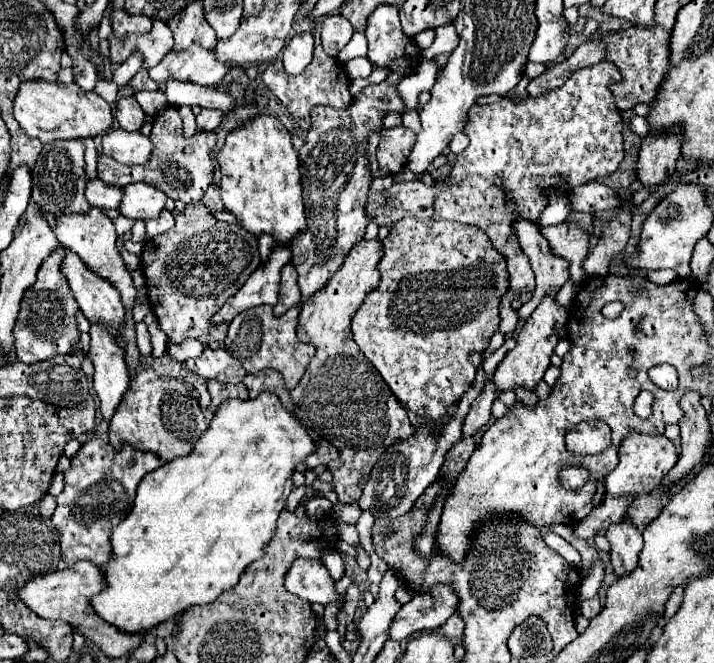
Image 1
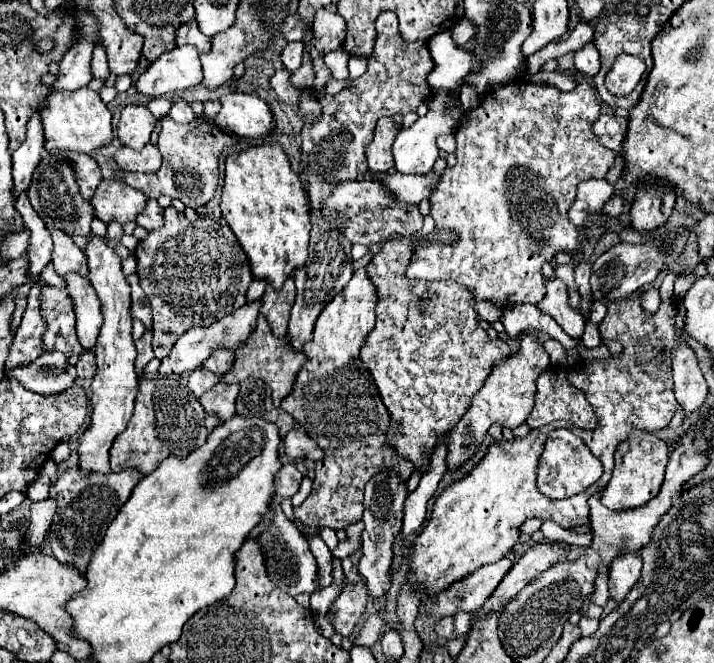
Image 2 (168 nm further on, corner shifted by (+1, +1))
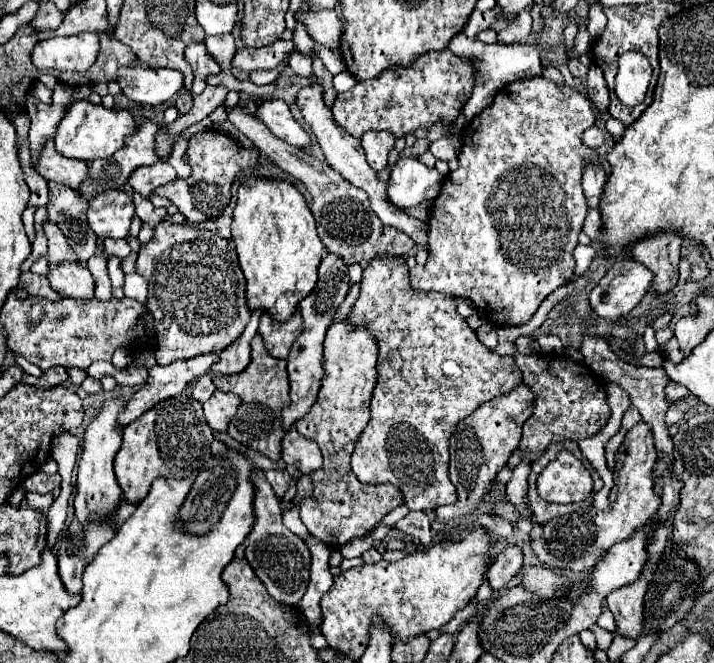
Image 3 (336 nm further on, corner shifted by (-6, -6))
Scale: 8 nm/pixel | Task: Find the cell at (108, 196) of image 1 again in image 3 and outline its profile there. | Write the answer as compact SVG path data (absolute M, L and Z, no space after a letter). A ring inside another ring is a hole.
M54 141L46 143L36 171L44 179L62 183L70 189L78 189L88 179L88 165L80 159L68 159L64 155L60 155L58 149L54 147Z

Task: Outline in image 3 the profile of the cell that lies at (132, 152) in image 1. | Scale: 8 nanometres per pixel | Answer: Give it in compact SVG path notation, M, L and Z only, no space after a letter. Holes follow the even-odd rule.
M154 163L150 167L138 167L128 179L130 187L140 193L142 197L148 197L156 187L166 185L176 179L176 171L168 163Z

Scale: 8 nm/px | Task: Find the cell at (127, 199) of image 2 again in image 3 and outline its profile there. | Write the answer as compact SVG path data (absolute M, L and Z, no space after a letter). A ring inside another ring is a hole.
M110 189L96 195L88 207L88 225L98 237L126 237L136 205L124 189Z

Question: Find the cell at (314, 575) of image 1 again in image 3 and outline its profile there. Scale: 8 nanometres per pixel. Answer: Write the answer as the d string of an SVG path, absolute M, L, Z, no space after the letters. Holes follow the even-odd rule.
M262 471L254 475L254 483L258 483L258 495L254 507L258 515L258 523L254 525L254 531L248 535L246 559L250 561L254 573L262 579L268 593L276 601L296 607L310 583L310 551L300 537L296 537L292 531L284 527L280 497L274 493L272 485L266 481Z

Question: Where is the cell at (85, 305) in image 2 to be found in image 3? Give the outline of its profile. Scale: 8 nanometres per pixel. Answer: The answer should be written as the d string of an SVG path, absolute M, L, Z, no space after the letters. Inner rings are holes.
M62 263L58 267L50 265L48 279L52 289L58 291L62 297L76 301L88 301L94 297L94 277L84 265L78 263Z

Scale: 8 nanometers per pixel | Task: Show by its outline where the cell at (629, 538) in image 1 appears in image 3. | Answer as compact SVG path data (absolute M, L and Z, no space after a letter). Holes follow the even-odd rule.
M640 577L634 583L616 589L606 599L608 609L616 617L618 633L624 637L636 639L642 635L642 599L644 599L646 587L648 587L648 581Z

